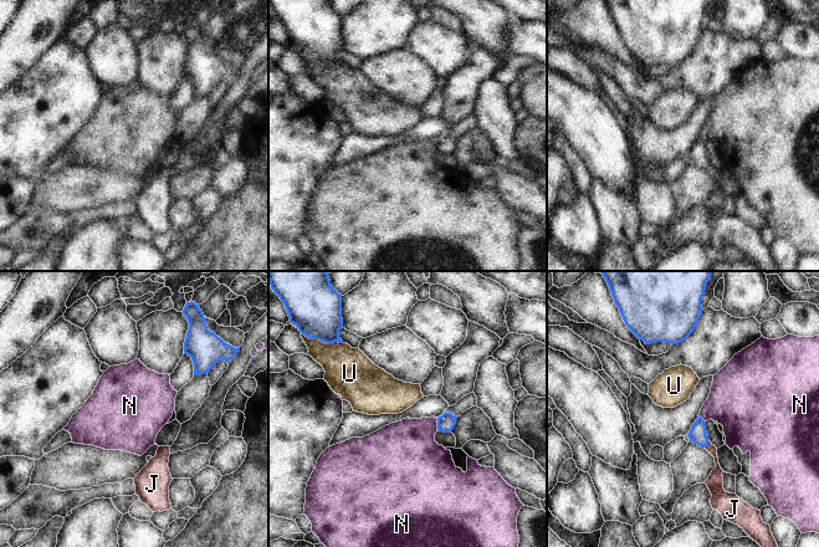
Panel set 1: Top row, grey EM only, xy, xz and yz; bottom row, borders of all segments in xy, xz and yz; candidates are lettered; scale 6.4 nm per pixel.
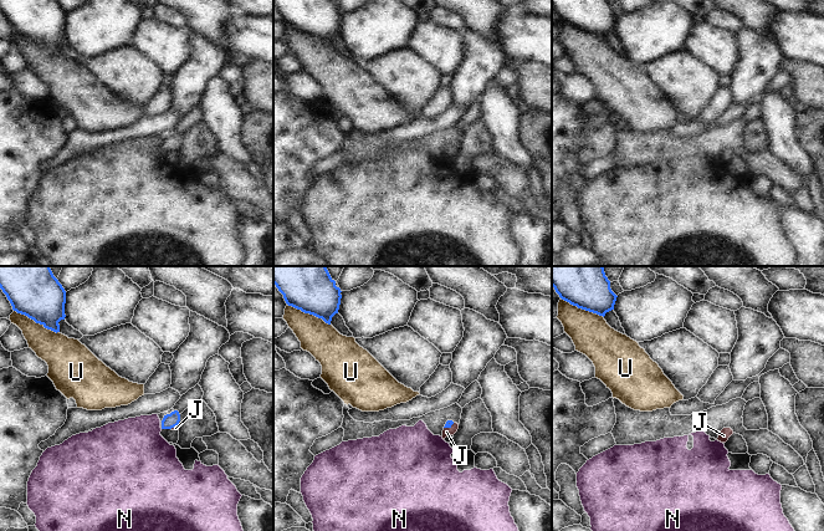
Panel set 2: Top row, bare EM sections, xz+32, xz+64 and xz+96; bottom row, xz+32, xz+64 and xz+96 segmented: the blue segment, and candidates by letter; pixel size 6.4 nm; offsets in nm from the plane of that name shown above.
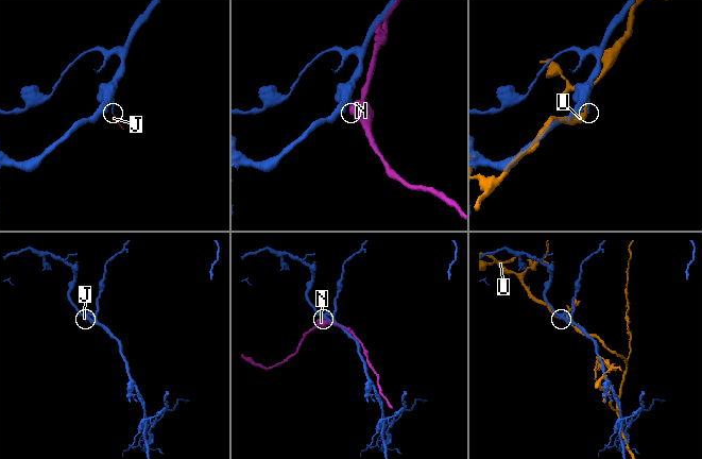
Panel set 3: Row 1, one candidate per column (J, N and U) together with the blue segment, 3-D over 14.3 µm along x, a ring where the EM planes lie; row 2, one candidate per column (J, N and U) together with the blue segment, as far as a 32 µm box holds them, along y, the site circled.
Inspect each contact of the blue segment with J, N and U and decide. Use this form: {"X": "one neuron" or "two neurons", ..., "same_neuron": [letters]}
{"J": "one neuron", "N": "two neurons", "U": "two neurons", "same_neuron": ["J"]}

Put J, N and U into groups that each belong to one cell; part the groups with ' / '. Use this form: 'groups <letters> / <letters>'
groups J / N / U

